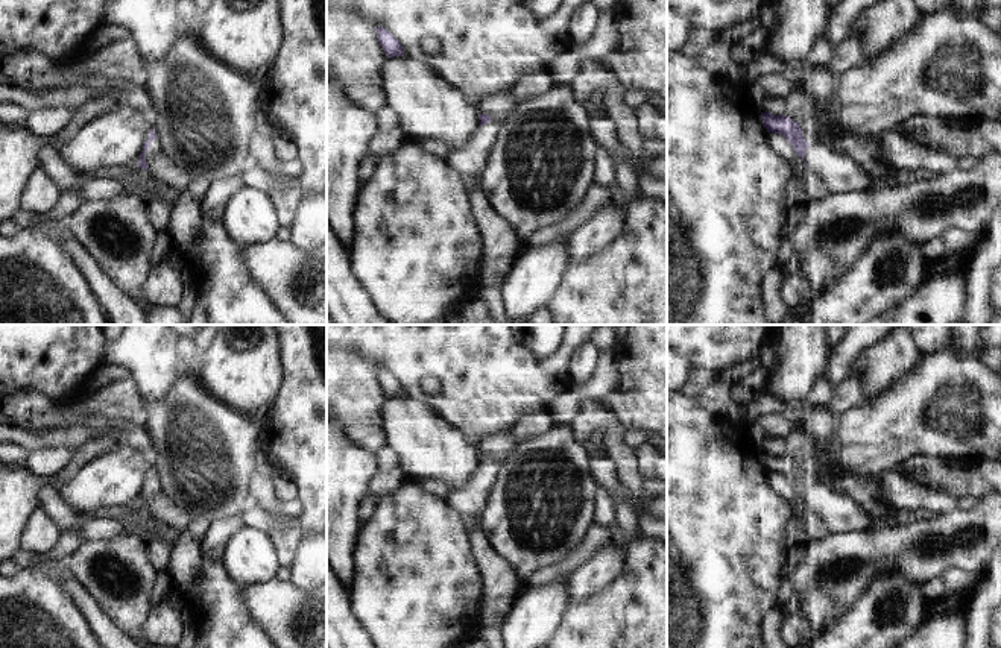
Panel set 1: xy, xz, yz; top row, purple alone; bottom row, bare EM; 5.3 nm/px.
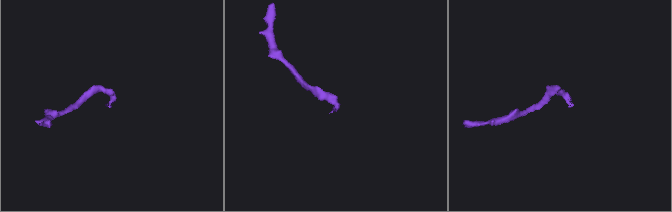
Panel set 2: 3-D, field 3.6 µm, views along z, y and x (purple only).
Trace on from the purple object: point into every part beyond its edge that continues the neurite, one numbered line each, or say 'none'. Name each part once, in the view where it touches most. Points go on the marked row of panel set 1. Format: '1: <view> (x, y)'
1: xy (155, 149)

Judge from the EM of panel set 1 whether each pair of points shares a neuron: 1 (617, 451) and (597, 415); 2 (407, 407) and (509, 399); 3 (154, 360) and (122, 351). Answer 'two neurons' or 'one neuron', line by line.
1: one neuron
2: two neurons
3: one neuron

